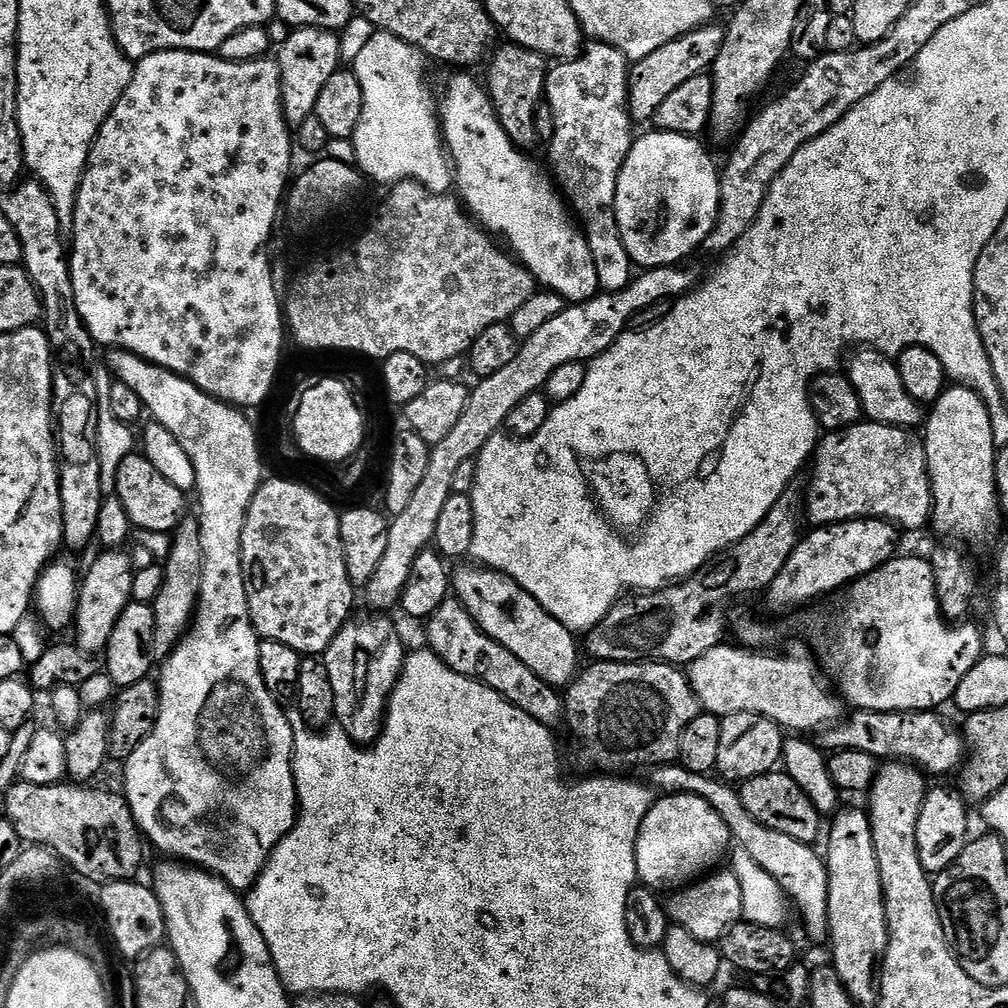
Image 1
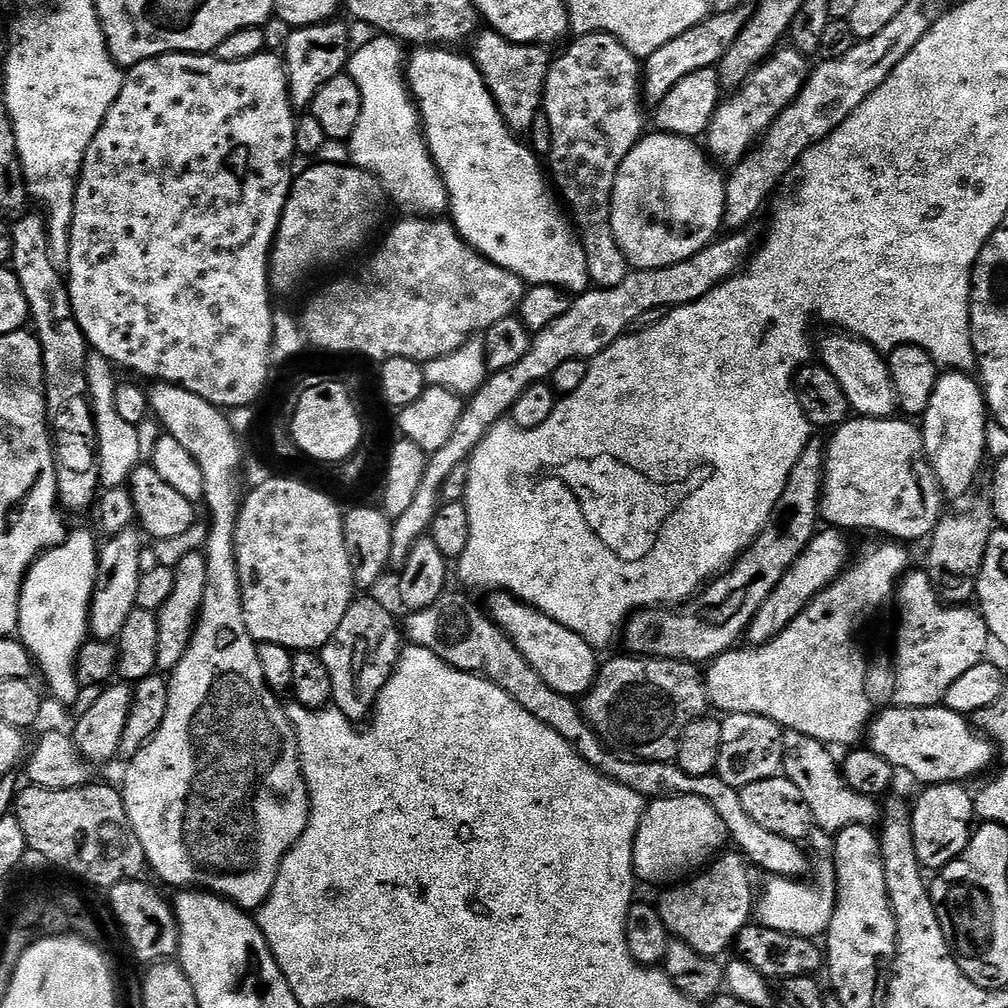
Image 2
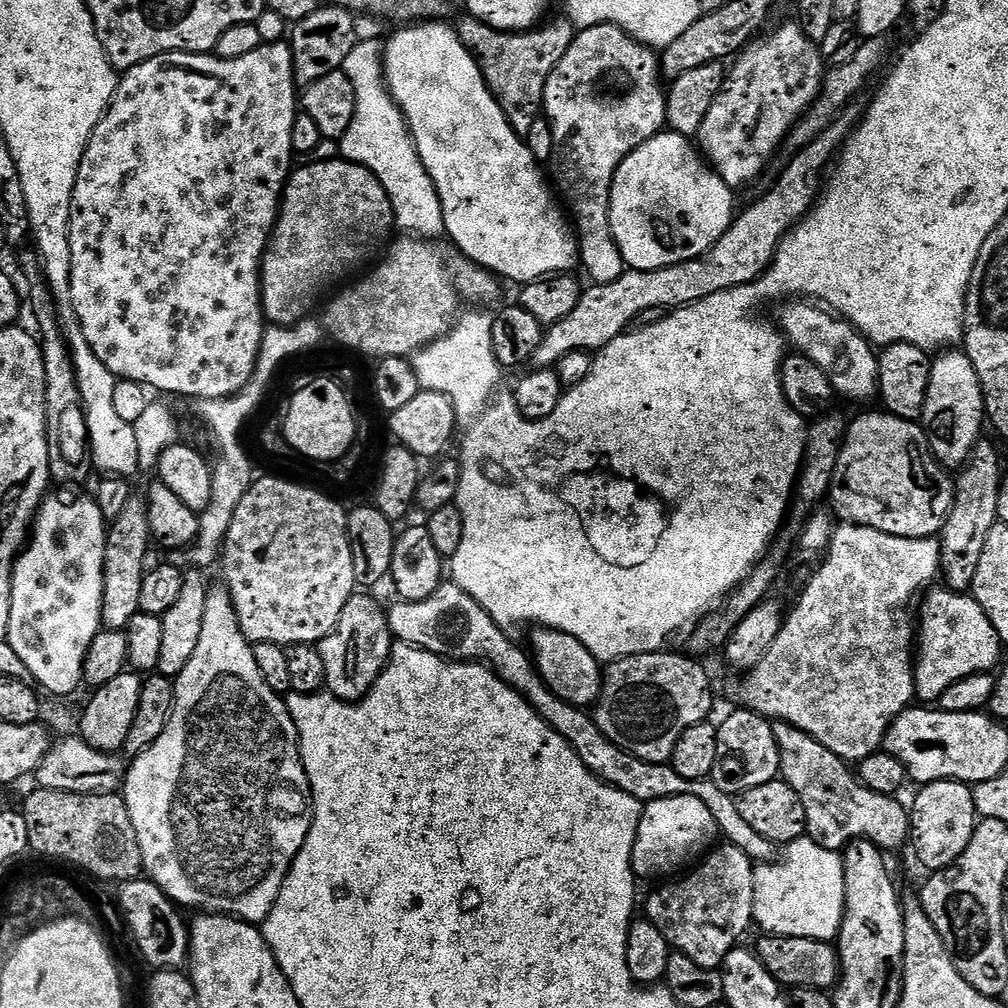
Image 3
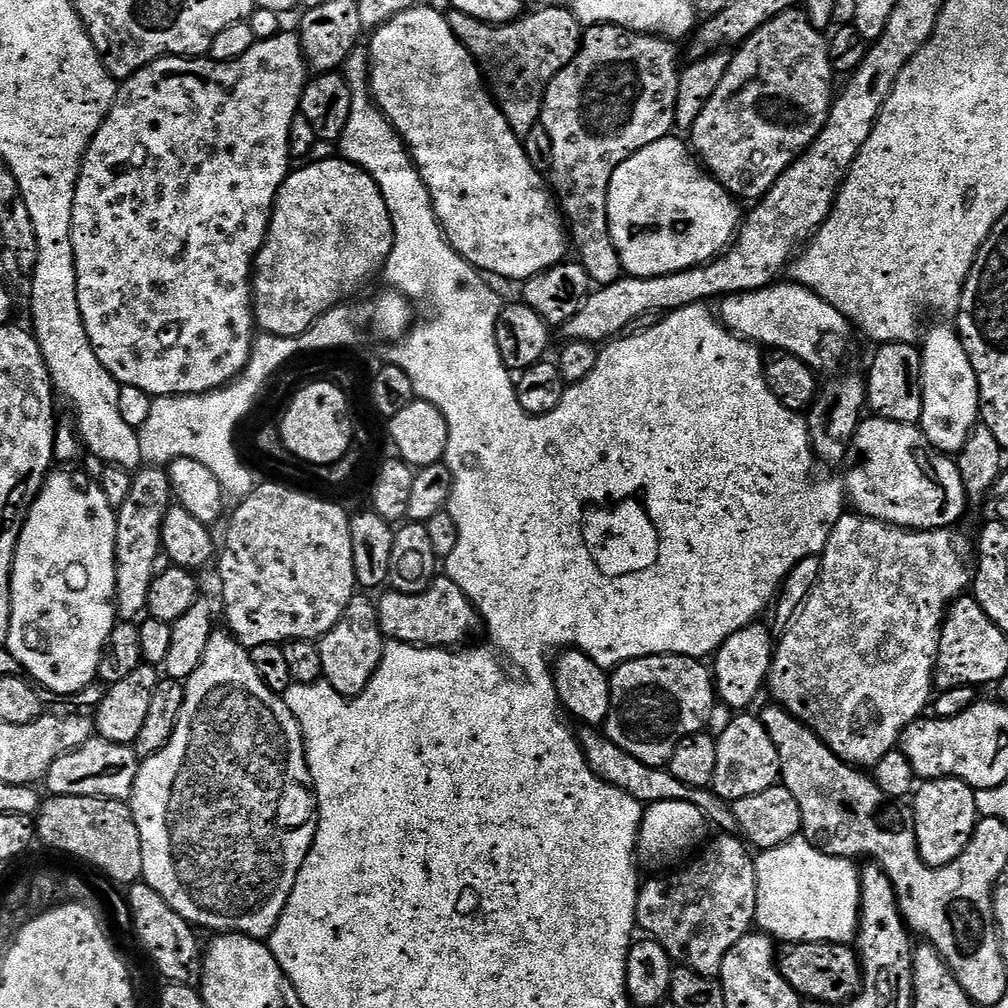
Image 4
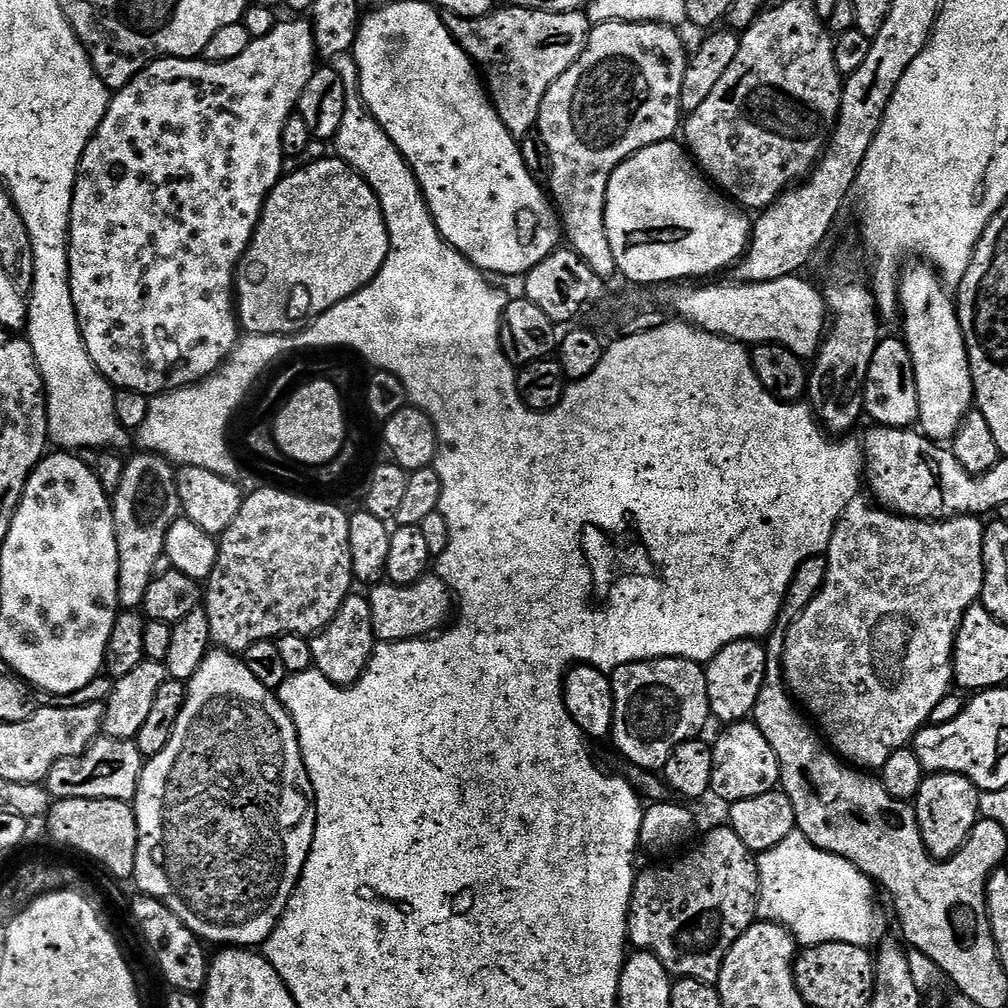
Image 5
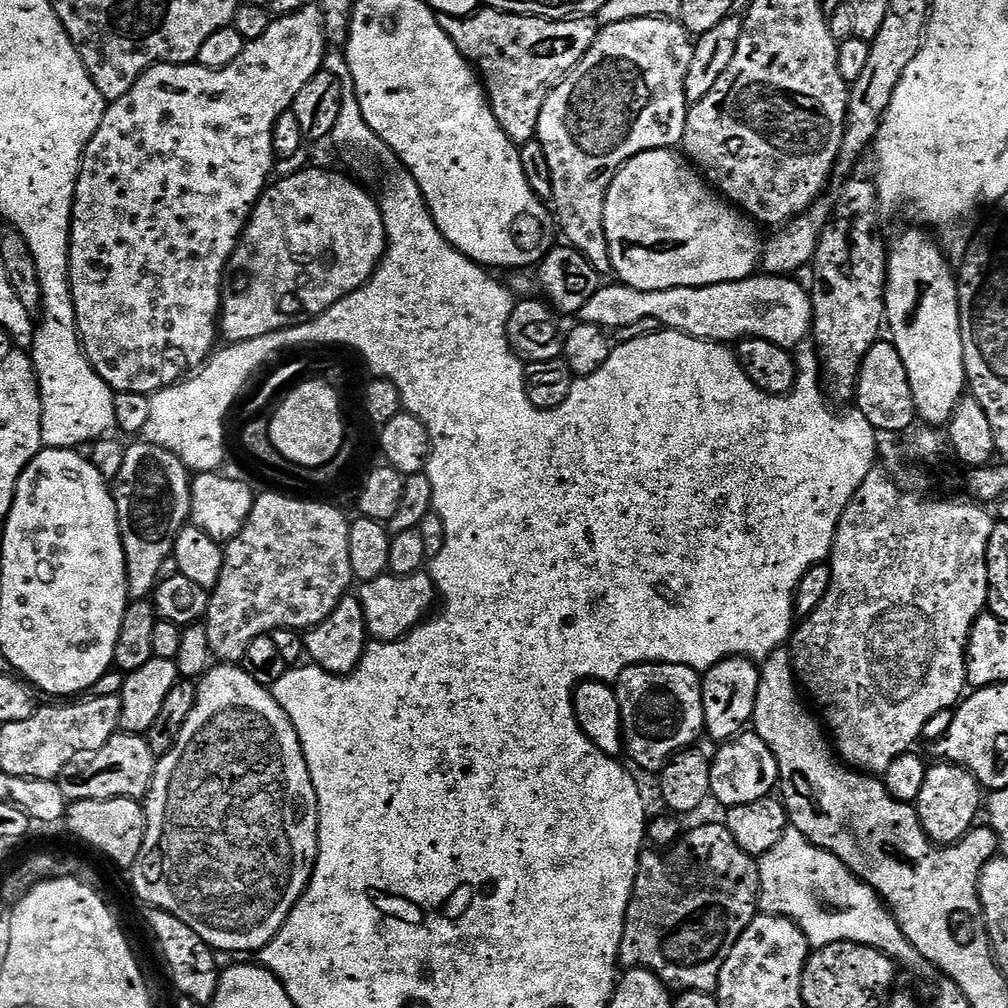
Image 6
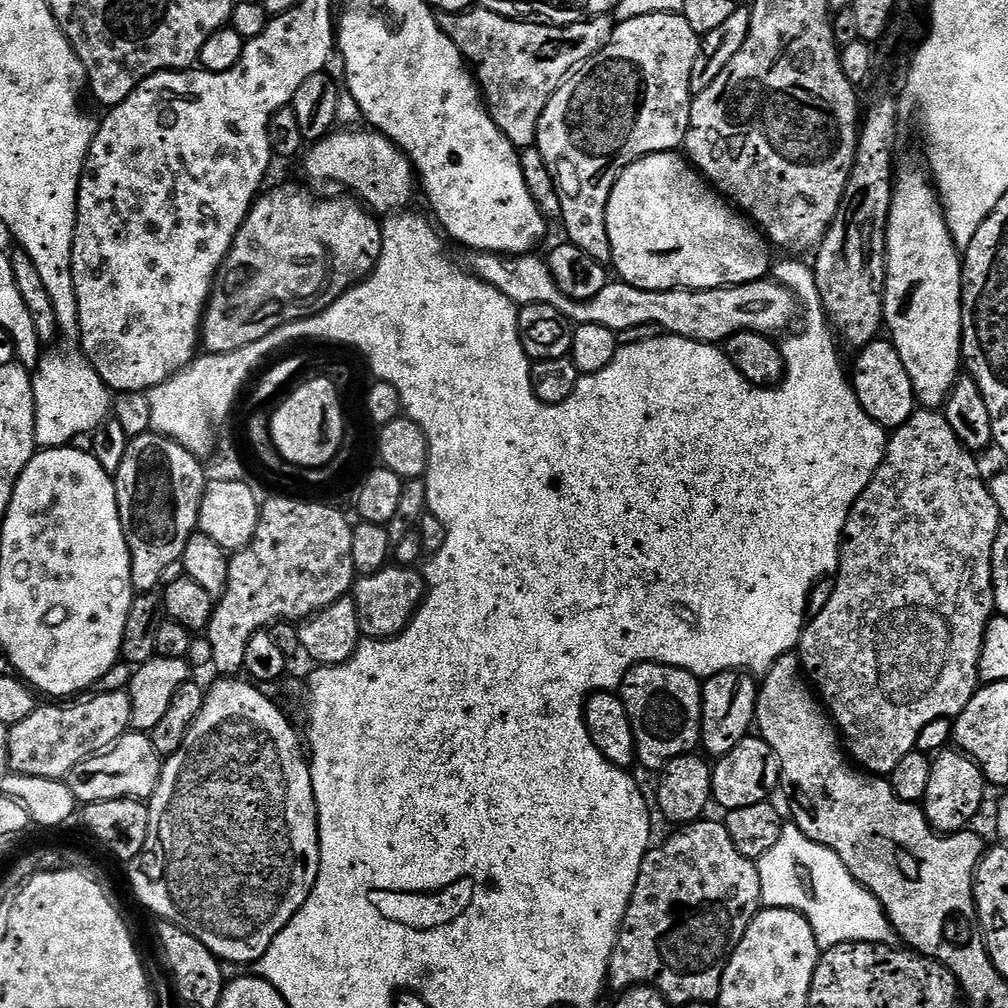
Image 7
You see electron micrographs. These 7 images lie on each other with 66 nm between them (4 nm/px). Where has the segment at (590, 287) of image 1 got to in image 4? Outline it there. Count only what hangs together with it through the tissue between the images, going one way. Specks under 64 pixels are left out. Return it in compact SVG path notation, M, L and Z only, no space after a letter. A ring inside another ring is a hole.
M436 6L408 9L385 21L371 33L370 38L372 41L366 45L366 51L370 61L368 82L372 90L372 98L380 107L384 117L396 127L396 133L403 138L404 145L411 152L412 161L420 172L422 182L426 182L426 190L430 190L436 217L440 220L440 226L453 250L481 273L493 272L494 275L501 276L504 280L517 280L517 282L526 281L534 274L545 272L547 268L553 268L556 264L565 263L567 256L564 255L570 252L570 236L566 231L566 221L557 201L545 177L531 164L521 137L516 136L514 130L510 130L506 118L500 112L500 107L496 105L492 93L488 91L484 83L484 77L480 74L476 59L465 50L460 39L454 34L454 30L448 25L447 15L443 11L440 13Z

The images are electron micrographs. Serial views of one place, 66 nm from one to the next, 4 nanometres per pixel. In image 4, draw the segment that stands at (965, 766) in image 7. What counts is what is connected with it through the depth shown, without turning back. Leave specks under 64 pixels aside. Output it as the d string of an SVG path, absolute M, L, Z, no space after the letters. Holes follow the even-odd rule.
M925 780L917 787L911 797L912 812L910 808L910 830L916 835L918 854L932 868L941 868L954 862L966 850L970 838L976 829L976 821L981 819L980 811L976 805L977 789L971 788L961 780Z

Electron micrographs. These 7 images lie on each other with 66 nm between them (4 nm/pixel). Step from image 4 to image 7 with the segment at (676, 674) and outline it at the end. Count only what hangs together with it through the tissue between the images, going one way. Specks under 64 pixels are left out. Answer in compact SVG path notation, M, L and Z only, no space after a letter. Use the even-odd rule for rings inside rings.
M635 664L624 675L618 695L630 718L639 767L663 770L674 758L695 753L701 747L704 693L698 677L685 668L675 668L673 664Z

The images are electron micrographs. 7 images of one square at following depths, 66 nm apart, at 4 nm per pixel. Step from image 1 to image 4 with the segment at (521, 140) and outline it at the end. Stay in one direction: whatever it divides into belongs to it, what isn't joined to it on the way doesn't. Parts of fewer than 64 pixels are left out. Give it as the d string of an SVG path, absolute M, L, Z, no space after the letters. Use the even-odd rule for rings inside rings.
M537 7L535 11L521 14L509 24L487 24L484 20L455 10L447 13L448 25L454 30L454 34L460 39L465 50L476 59L480 74L484 77L484 83L488 91L492 93L496 105L500 107L500 112L506 118L510 130L514 130L514 134L521 138L527 137L534 130L534 126L540 123L546 90L552 79L568 65L568 61L576 57L582 39L582 26L571 7Z

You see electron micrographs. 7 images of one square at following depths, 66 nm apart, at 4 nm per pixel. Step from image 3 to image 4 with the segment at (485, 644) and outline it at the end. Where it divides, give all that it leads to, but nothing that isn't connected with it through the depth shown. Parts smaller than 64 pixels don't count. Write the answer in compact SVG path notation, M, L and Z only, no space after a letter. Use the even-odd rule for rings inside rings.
M447 574L437 575L431 586L418 594L402 594L391 590L384 594L376 604L376 613L380 629L389 641L421 648L452 648L463 645L467 636L481 631L480 613ZM581 727L578 739L580 749L590 770L594 770L595 776L602 778L610 786L630 794L630 798L634 798L639 804L647 806L654 802L666 802L667 800L690 802L694 806L698 806L698 810L702 810L702 814L715 827L717 824L721 833L728 834L736 828L736 819L729 801L722 799L715 792L702 788L688 788L682 782L678 782L678 778L674 778L674 774L670 774L667 767L655 768L646 762L638 762L638 758L634 758L634 754L626 754L626 750L622 750L622 746L618 746L608 736L605 736L599 727Z

